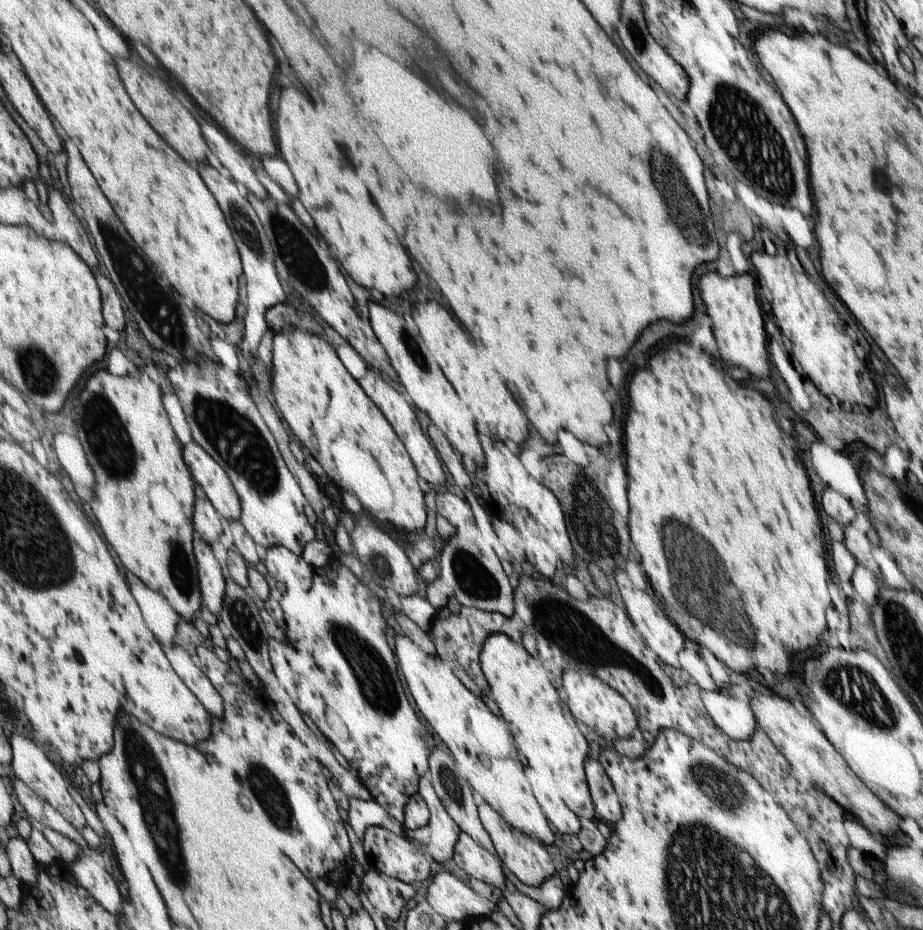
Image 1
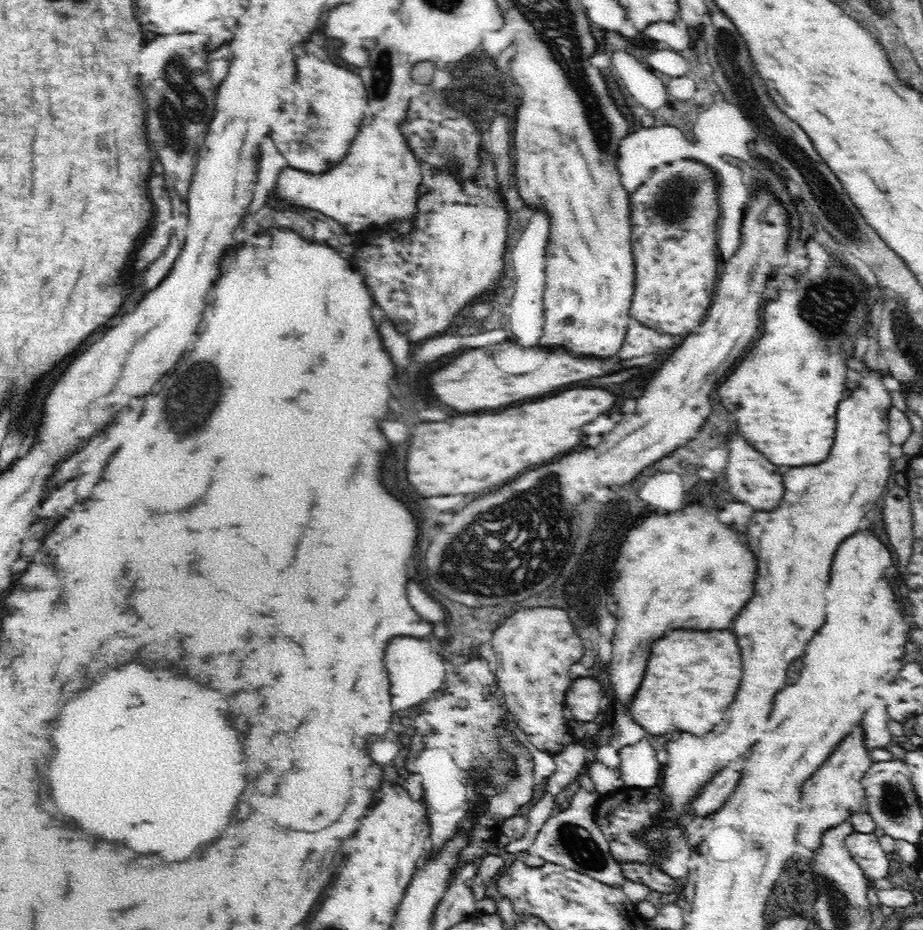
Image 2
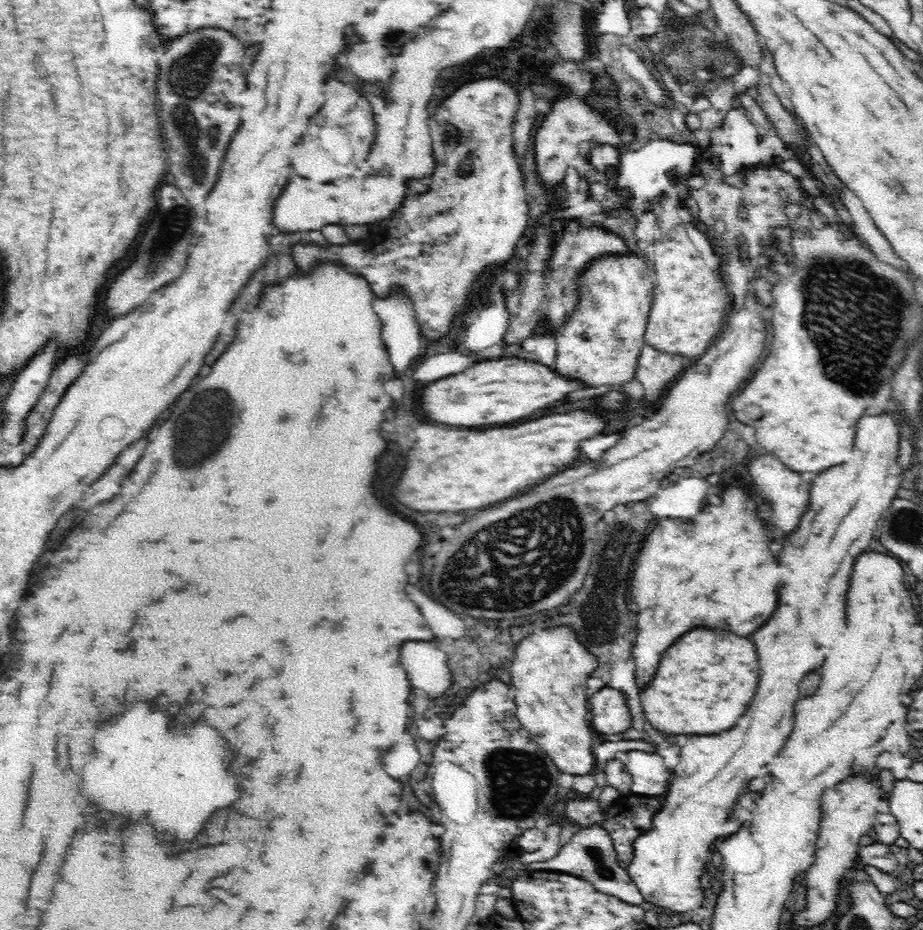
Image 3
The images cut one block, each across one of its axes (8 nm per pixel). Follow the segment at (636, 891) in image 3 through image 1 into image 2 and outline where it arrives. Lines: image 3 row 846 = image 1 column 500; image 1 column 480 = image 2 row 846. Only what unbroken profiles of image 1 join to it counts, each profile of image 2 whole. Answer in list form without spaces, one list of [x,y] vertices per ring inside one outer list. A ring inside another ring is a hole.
[[[579,788],[570,808],[566,811],[554,813],[540,829],[538,838],[534,841],[533,852],[544,862],[560,864],[564,868],[584,873],[608,886],[621,890],[625,883],[625,876],[621,869],[621,862],[617,861],[611,853],[609,842],[606,841],[596,820],[596,812],[601,802],[602,794],[597,790],[588,791]]]

